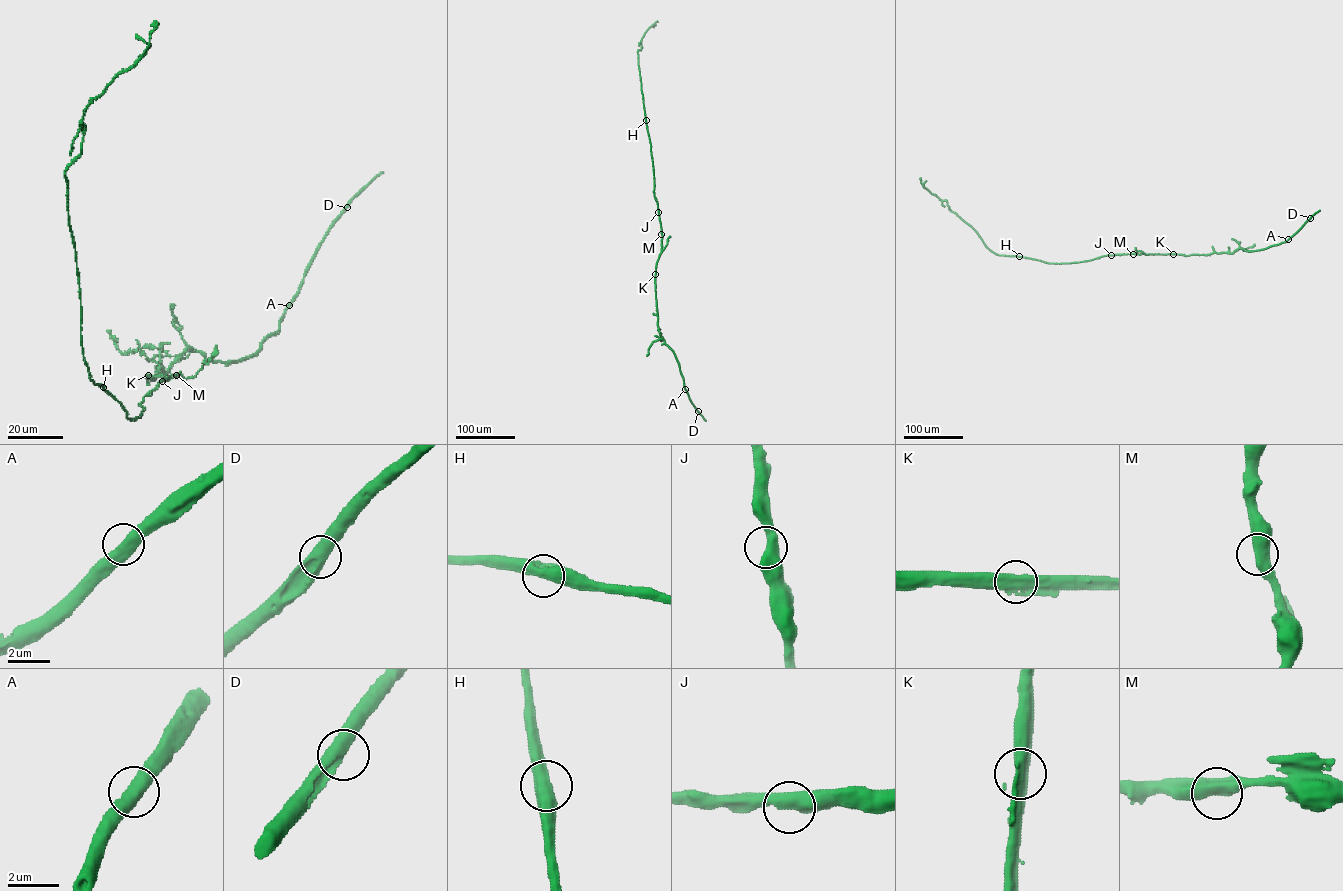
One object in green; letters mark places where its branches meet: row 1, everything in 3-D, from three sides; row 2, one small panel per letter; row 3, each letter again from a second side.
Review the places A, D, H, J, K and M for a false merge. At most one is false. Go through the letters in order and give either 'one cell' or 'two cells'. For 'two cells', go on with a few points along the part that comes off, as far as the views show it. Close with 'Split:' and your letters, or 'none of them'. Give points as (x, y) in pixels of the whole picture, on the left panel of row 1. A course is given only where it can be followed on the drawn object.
A: one cell
D: one cell
H: one cell
J: one cell
K: one cell
M: one cell
Split: none of them

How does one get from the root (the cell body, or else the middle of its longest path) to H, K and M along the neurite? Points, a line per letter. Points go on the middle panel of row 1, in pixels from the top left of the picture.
H: (659, 212), (646, 120)
K: (659, 212), (662, 239), (655, 274)
M: (659, 212), (661, 234)

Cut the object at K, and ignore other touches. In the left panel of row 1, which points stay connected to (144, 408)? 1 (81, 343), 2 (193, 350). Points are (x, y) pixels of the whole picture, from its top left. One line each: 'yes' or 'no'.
1: yes
2: no

